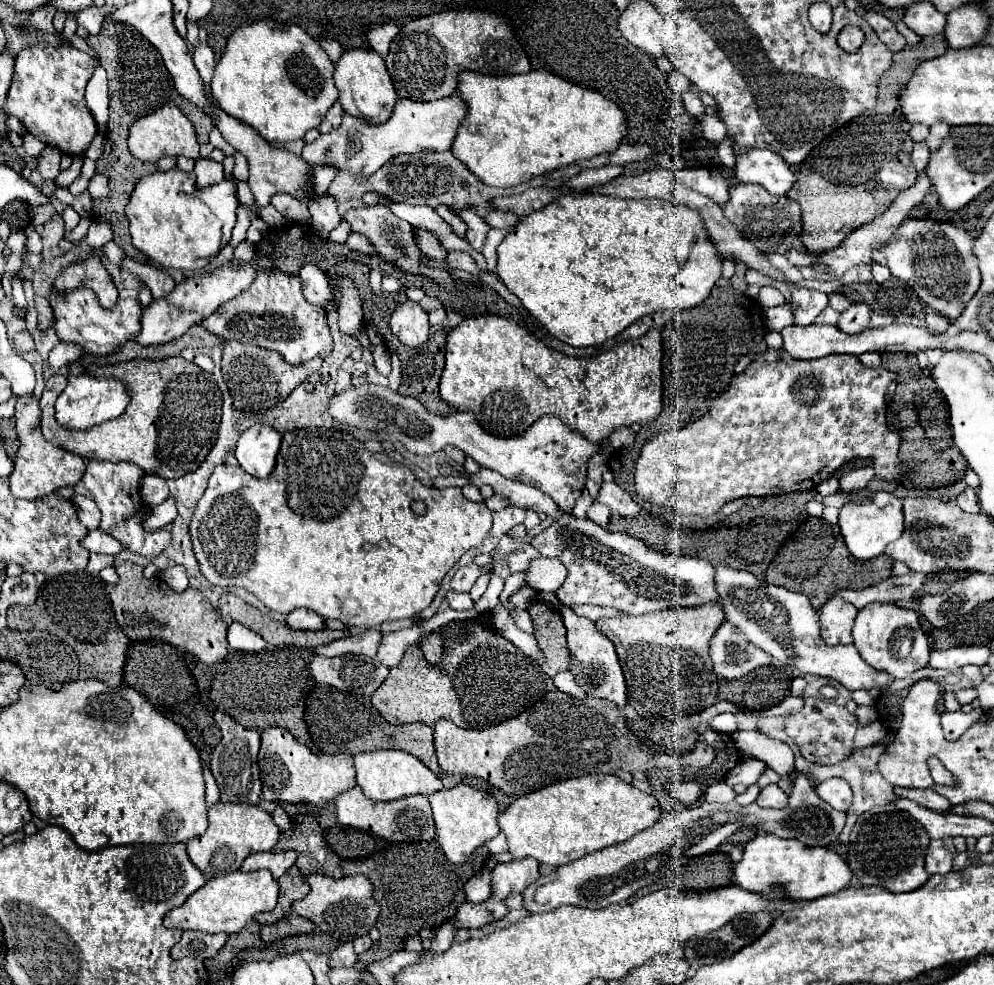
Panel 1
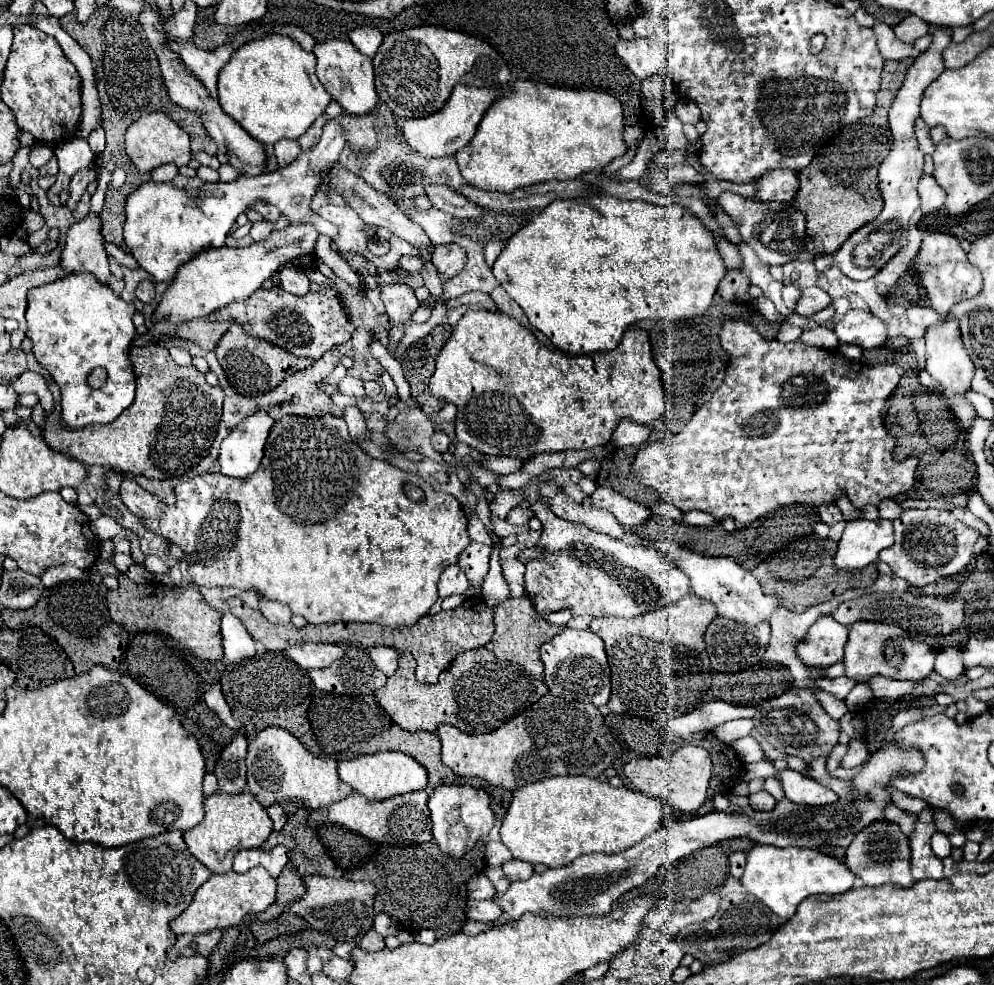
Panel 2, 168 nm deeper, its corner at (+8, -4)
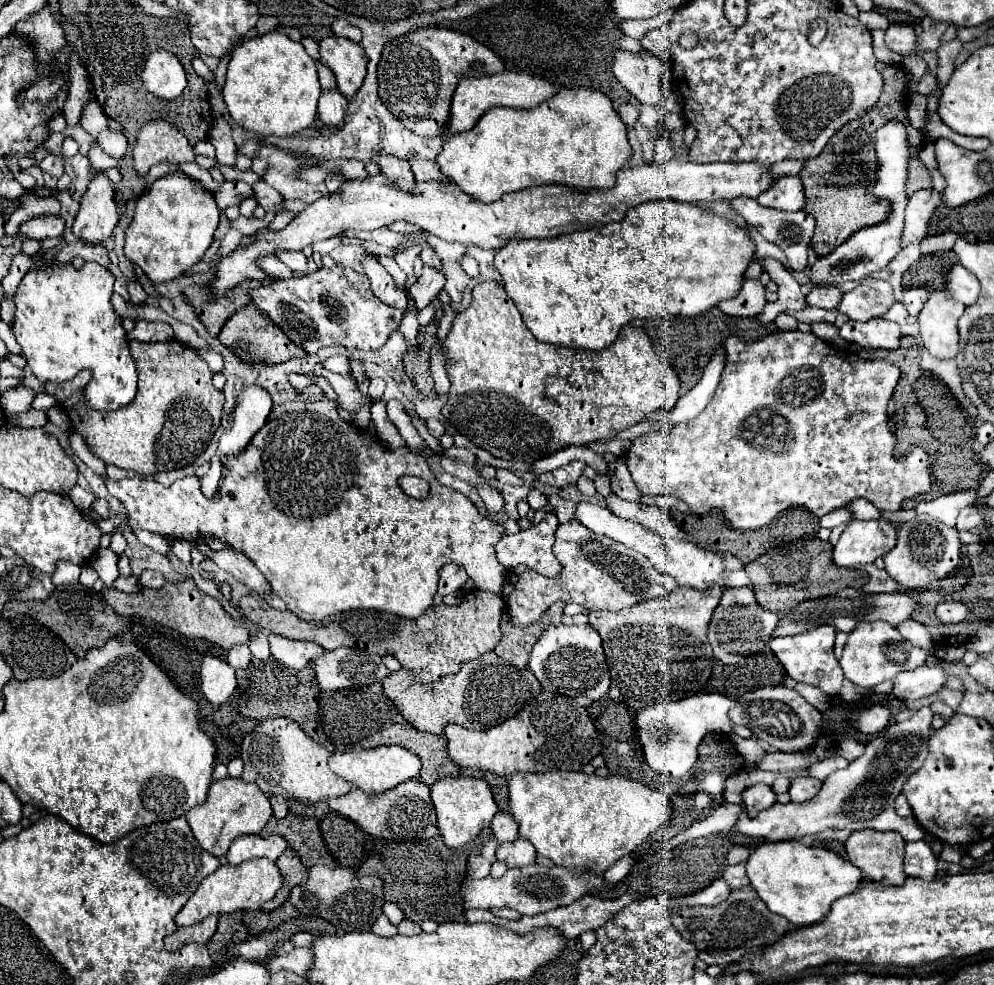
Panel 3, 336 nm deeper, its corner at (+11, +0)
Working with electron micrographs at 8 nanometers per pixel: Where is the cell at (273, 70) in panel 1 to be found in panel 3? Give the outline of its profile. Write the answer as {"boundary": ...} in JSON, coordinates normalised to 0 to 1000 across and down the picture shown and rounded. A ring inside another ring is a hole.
{"boundary":[[[275,30],[240,45],[232,53],[224,102],[236,126],[263,138],[295,138],[311,130],[319,116],[321,102],[319,63],[307,53],[303,43]]]}

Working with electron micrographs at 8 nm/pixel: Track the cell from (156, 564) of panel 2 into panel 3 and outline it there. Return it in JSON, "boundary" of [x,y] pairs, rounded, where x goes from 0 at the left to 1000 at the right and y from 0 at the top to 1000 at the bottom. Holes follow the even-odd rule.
{"boundary":[[[177,548],[173,555],[173,559],[188,577],[192,577],[192,554],[190,550]]]}

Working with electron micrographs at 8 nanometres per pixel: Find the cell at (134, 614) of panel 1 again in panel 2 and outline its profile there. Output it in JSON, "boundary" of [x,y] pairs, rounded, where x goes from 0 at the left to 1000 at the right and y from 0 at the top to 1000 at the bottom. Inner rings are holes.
{"boundary":[[[125,581],[119,583],[121,595],[107,603],[111,627],[129,642],[163,642],[189,658],[197,668],[219,672],[223,670],[221,654],[221,621],[211,617],[197,595],[169,597],[165,593],[137,593]]]}

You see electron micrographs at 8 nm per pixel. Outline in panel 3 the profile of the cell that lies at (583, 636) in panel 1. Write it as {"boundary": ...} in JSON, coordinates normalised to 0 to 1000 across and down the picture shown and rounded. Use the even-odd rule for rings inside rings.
{"boundary":[[[593,634],[589,636],[552,636],[544,650],[538,654],[532,676],[540,686],[542,694],[550,703],[589,707],[593,711],[603,711],[613,703],[613,678],[605,658],[605,646]]]}

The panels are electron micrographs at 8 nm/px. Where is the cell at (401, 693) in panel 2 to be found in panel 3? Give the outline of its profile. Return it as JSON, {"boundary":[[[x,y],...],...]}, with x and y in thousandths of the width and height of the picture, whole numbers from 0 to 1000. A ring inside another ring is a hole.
{"boundary":[[[566,611],[556,613],[546,623],[546,629],[534,634],[532,638],[516,636],[512,631],[510,623],[506,621],[506,627],[504,627],[506,648],[500,654],[500,658],[496,660],[498,666],[486,664],[484,668],[466,674],[462,684],[446,688],[446,690],[442,690],[438,694],[430,694],[430,696],[424,696],[422,692],[418,692],[409,684],[409,680],[403,678],[399,682],[393,682],[385,690],[387,705],[397,713],[397,717],[401,719],[405,729],[411,735],[415,735],[420,741],[444,745],[448,735],[464,735],[464,737],[476,739],[476,741],[488,741],[488,737],[500,737],[500,735],[508,733],[510,729],[518,727],[520,723],[524,723],[544,703],[540,688],[530,678],[532,664],[534,664],[534,658],[538,656],[538,652],[542,650],[542,646],[550,640],[550,634],[554,636],[554,634],[564,631],[566,615],[568,615]]]}

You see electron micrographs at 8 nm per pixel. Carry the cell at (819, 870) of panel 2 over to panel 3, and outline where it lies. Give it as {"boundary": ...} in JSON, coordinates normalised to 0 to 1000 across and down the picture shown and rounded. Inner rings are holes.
{"boundary":[[[802,853],[768,855],[762,859],[762,863],[754,869],[752,889],[772,922],[784,930],[790,930],[800,940],[816,940],[826,936],[834,928],[836,918],[846,910],[858,908],[868,893],[866,883],[840,865],[830,861],[814,861]]]}

